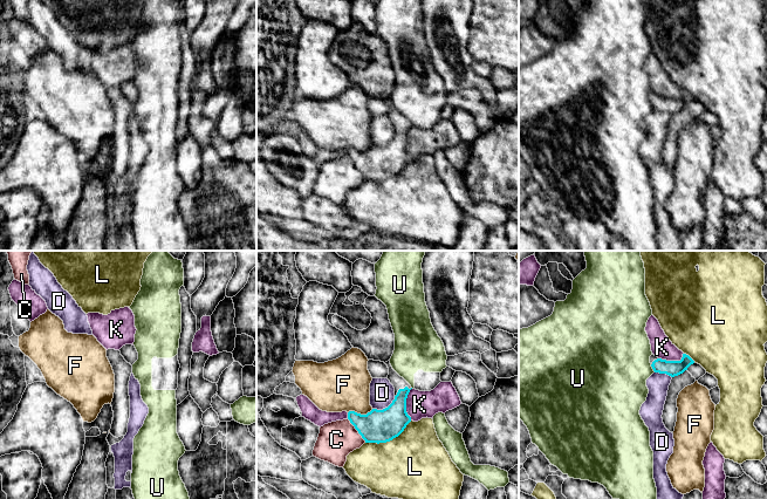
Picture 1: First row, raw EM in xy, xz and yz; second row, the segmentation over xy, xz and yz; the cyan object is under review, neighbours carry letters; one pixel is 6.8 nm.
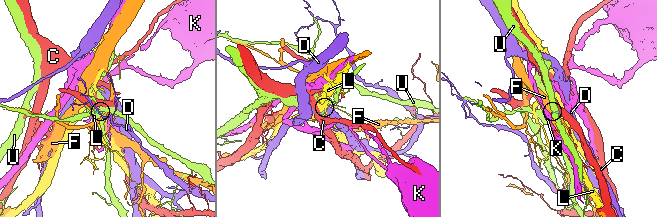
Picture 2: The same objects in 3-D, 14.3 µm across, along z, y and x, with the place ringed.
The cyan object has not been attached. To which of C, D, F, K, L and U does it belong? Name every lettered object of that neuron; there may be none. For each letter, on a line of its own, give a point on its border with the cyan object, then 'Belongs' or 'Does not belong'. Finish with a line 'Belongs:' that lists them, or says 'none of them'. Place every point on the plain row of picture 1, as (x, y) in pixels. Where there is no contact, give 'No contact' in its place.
C: Touches cyan at xz (356, 166). Does not belong
D: Touches cyan at xz (385, 145). Does not belong
F: Touches cyan at xz (360, 151). Does not belong
K: Touches cyan at xz (405, 142). Does not belong
L: Touches cyan at xz (389, 178). Does not belong
U: Touches cyan at yz (652, 106). Does not belong
Belongs: none of them

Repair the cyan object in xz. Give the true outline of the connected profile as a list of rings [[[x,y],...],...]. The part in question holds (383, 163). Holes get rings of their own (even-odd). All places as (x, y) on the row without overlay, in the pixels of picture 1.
[[[390,98],[385,102],[389,105],[386,116],[395,125],[392,141],[383,148],[372,146],[367,152],[348,150],[348,157],[365,180],[390,179],[398,175],[411,159],[411,155],[406,150],[406,136],[411,123],[392,107]]]

